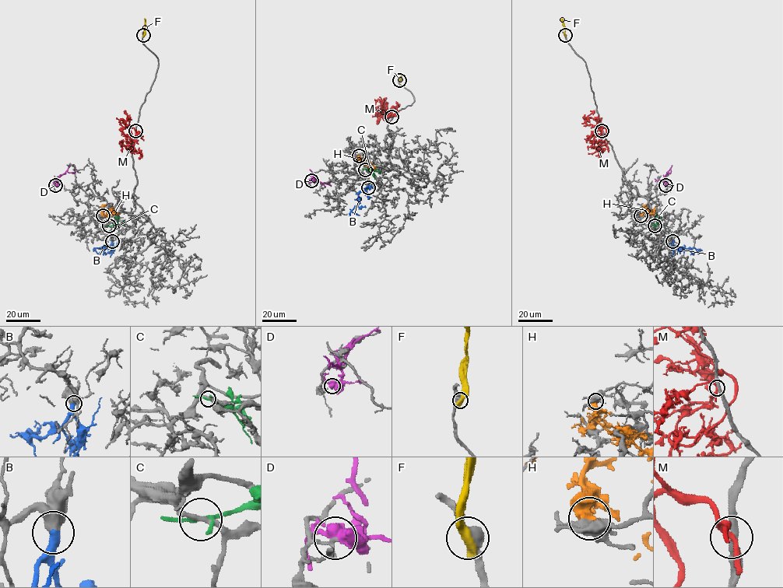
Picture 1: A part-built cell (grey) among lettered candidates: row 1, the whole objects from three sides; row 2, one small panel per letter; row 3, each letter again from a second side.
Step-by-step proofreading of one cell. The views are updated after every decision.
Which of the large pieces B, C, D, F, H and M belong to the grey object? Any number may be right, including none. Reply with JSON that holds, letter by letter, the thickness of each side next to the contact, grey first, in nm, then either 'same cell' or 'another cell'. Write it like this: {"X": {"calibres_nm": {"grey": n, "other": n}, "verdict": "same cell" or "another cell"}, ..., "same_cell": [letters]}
{"B": {"calibres_nm": {"grey": 600, "other": 460}, "verdict": "same cell"}, "C": {"calibres_nm": {"grey": 200, "other": 140}, "verdict": "another cell"}, "D": {"calibres_nm": {"grey": 190, "other": 480}, "verdict": "another cell"}, "F": {"calibres_nm": {"grey": 480, "other": 500}, "verdict": "another cell"}, "H": {"calibres_nm": {"grey": 400, "other": 550}, "verdict": "another cell"}, "M": {"calibres_nm": {"grey": 320, "other": 220}, "verdict": "another cell"}, "same_cell": ["B"]}

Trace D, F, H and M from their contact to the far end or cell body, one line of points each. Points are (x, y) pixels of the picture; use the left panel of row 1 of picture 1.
D: (55, 185), (59, 176), (66, 171), (74, 173), (75, 169)
F: (143, 35), (144, 19)
H: (102, 215), (104, 211), (113, 214), (113, 207)
M: (135, 131), (129, 127), (130, 147), (134, 152), (142, 152)

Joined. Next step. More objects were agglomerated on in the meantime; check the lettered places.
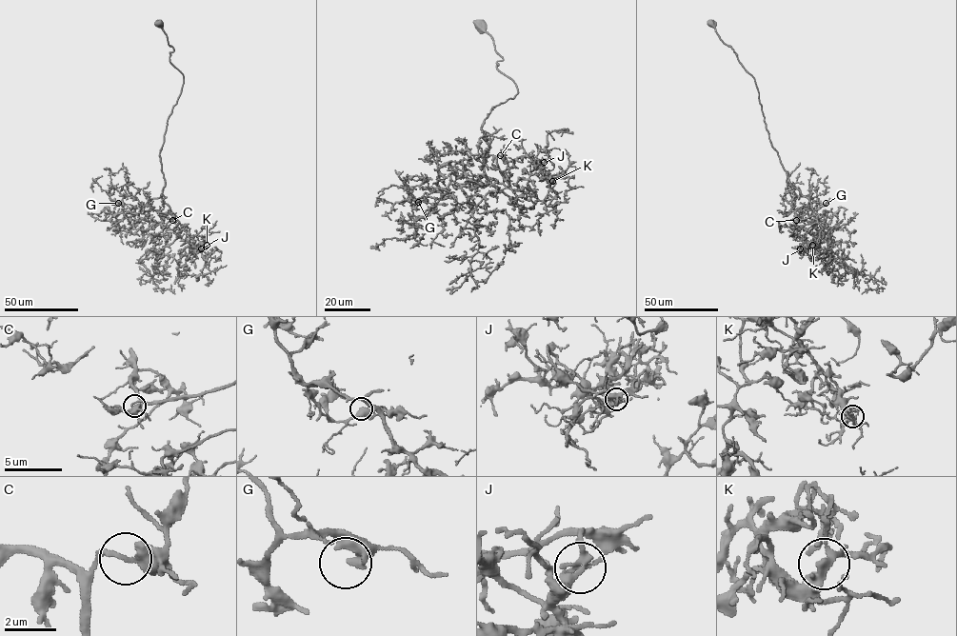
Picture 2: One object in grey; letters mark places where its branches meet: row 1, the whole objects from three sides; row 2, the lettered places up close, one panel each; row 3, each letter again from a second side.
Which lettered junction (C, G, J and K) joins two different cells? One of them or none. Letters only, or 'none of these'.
J

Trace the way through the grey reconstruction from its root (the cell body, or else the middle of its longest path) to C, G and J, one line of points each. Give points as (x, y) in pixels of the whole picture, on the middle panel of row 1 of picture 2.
C: (478, 26), (503, 59), (496, 68), (517, 89), (481, 127), (489, 145), (484, 172), (503, 183), (500, 155)
G: (478, 26), (517, 93), (481, 127), (489, 145), (483, 175), (450, 173), (442, 189), (409, 188), (418, 202)
J: (478, 26), (517, 89), (481, 127), (484, 172), (520, 196), (530, 164), (544, 162)

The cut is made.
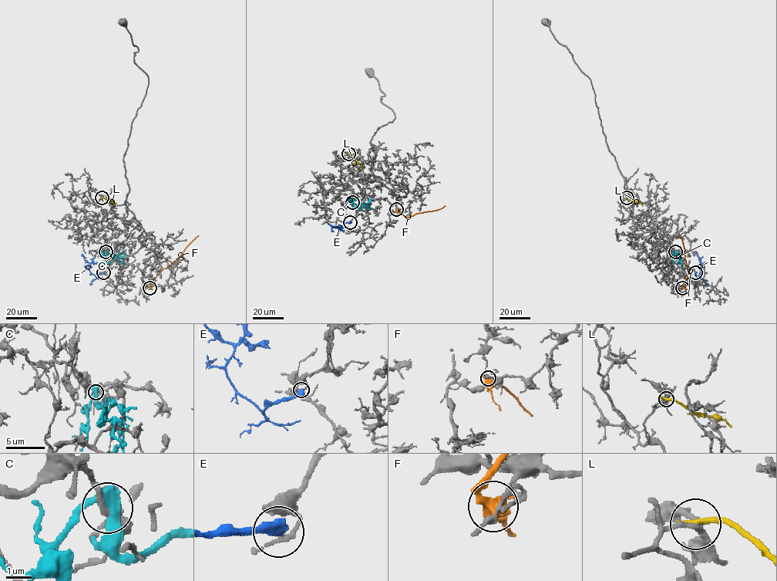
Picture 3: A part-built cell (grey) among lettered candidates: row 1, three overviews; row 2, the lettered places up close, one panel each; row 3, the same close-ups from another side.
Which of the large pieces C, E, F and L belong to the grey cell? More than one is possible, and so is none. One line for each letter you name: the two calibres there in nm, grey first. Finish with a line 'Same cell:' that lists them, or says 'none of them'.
Same cell: none of them

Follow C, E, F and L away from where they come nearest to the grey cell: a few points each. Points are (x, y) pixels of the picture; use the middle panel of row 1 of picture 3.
C: (352, 202), (358, 205), (365, 204), (370, 199)
E: (350, 222), (344, 222), (336, 228), (328, 224)
F: (396, 209), (405, 217), (409, 217), (445, 205)
L: (348, 153), (354, 157), (361, 169)

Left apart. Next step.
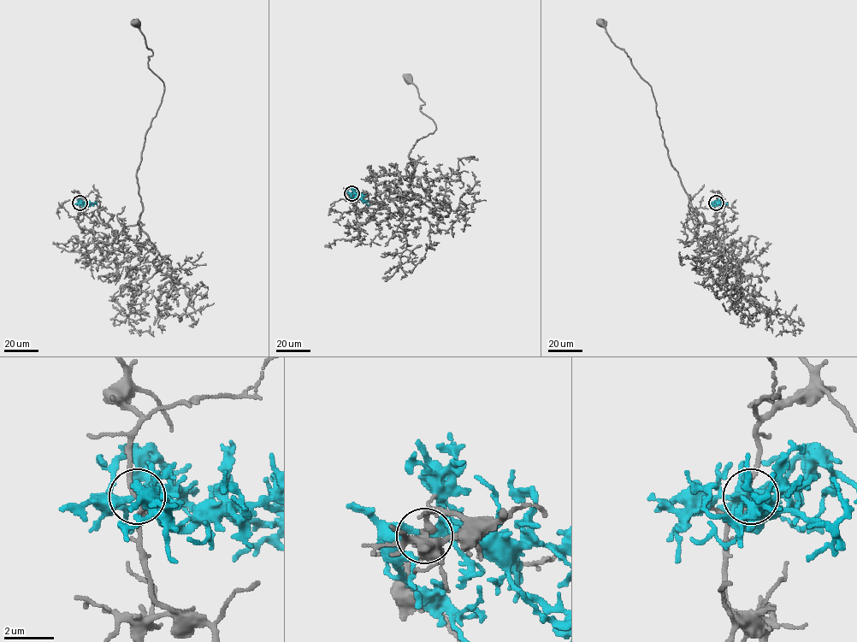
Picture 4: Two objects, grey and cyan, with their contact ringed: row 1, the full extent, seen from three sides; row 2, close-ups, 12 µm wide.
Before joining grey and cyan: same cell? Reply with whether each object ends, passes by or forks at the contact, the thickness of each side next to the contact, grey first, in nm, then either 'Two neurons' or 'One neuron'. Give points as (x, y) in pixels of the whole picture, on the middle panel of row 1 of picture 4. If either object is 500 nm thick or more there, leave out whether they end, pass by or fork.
At the ring grey passes by. At the ring cyan forks. Thickness 220 nm (grey) against 260 nm. Two neurons

